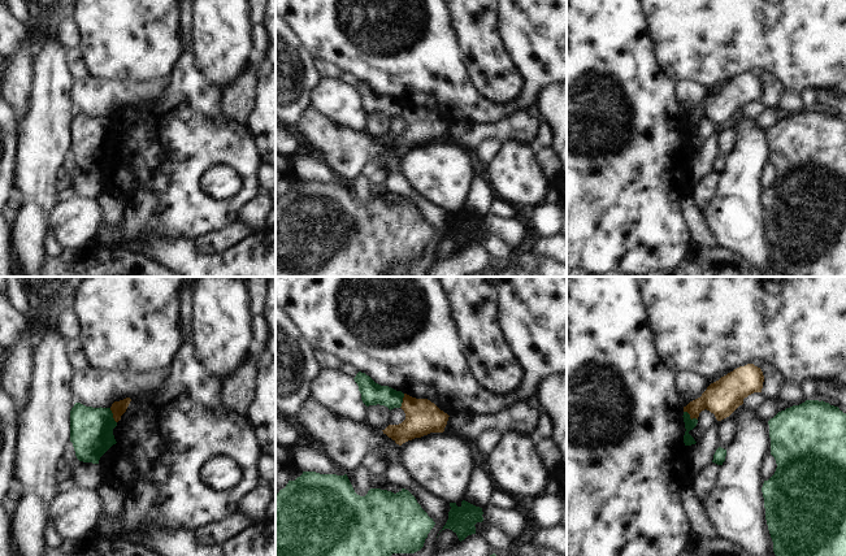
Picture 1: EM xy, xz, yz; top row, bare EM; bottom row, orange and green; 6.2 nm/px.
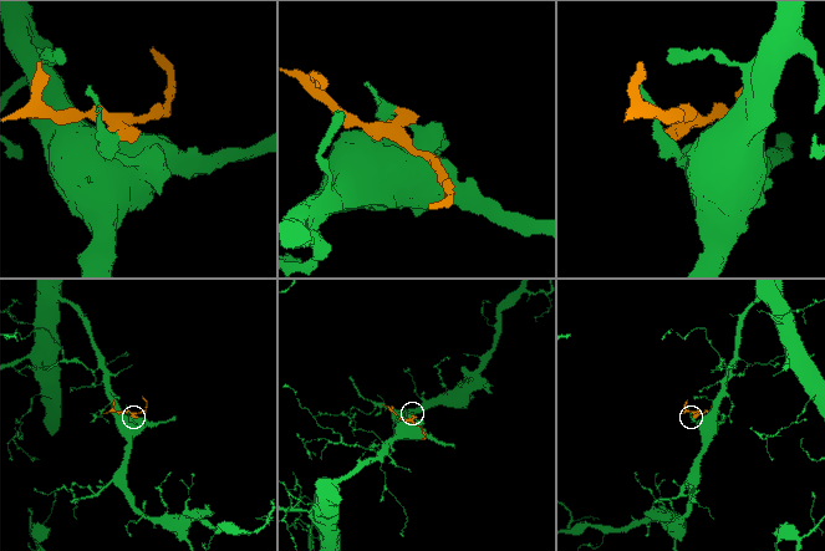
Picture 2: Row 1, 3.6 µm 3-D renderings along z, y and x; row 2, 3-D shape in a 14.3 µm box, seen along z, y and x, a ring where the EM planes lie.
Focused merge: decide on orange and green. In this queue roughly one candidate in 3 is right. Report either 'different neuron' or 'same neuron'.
different neuron

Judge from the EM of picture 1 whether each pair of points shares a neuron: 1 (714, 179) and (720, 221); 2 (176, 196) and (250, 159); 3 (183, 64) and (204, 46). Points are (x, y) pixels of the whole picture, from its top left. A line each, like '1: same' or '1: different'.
1: different
2: same
3: different

